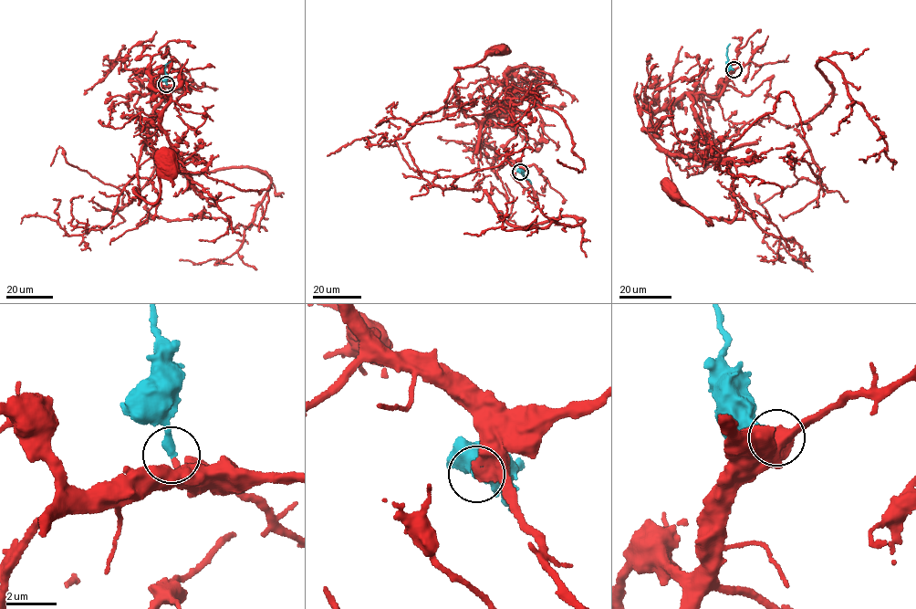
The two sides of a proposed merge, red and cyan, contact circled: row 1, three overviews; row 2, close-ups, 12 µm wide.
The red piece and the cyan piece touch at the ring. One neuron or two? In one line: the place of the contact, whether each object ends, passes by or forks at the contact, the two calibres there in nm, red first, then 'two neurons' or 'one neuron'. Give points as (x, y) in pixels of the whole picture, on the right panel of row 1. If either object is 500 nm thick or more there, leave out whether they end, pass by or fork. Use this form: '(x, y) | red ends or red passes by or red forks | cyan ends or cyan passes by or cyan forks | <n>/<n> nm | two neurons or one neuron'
(733, 69) | red ends | cyan ends | 340/320 nm | one neuron

